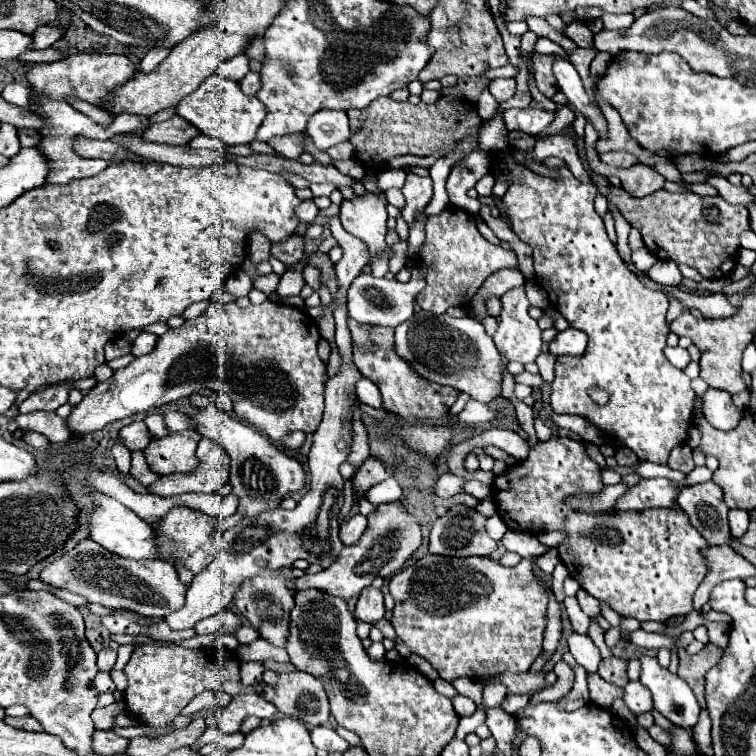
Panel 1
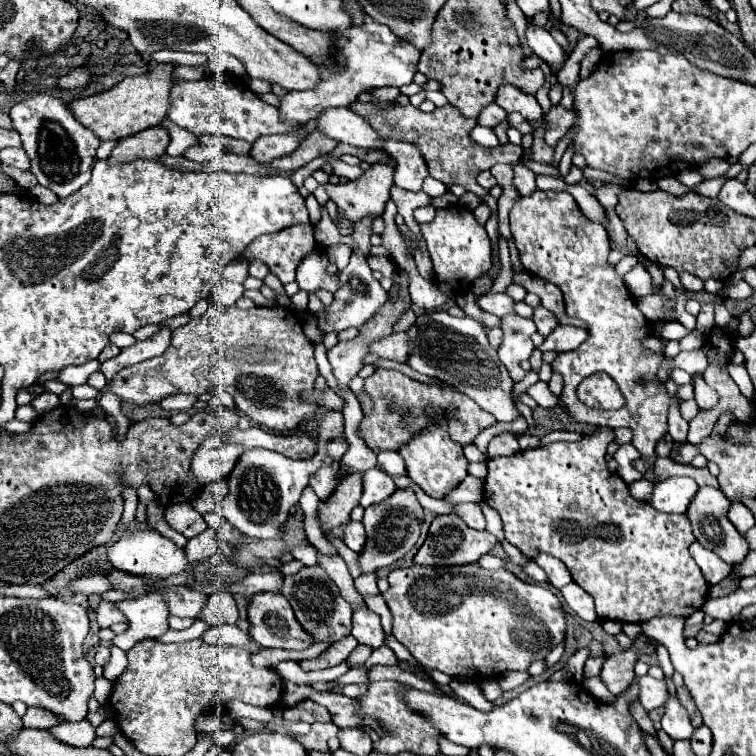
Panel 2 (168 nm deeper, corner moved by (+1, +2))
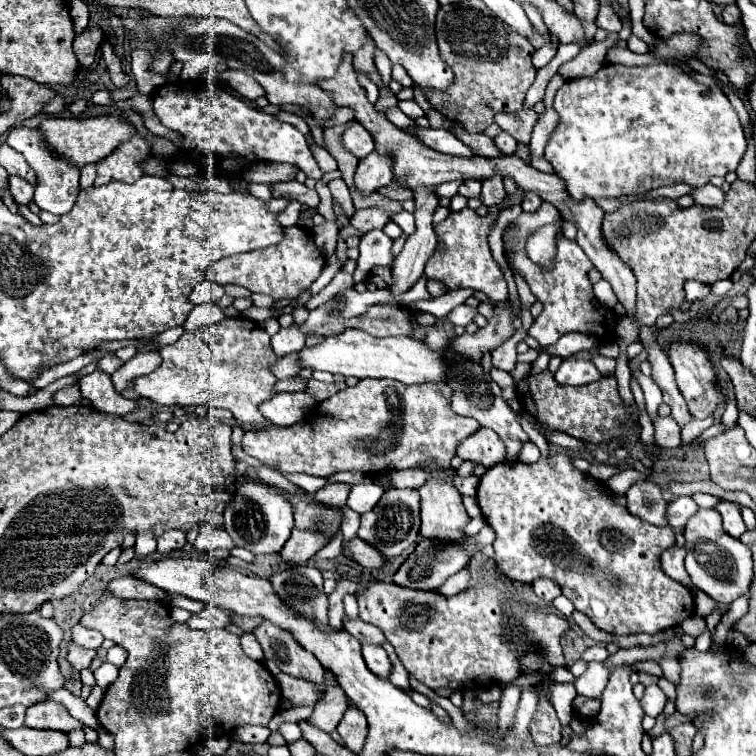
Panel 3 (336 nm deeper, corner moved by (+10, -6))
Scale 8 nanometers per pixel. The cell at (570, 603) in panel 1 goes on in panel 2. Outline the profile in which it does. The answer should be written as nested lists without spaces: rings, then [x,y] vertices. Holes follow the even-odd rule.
[[[529,561],[523,566],[523,571],[536,582],[547,582],[546,573],[534,562]]]

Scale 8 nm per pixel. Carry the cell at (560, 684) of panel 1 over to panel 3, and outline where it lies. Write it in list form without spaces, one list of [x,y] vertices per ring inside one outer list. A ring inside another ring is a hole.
[[[602,645],[588,647],[588,649],[582,653],[582,659],[584,659],[584,661],[604,661],[606,657],[608,657],[608,651],[606,651],[606,647],[602,647]]]

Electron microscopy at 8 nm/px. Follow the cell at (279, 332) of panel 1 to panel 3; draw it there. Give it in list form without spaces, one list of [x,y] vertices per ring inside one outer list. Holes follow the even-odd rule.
[[[234,317],[234,319],[222,319],[220,323],[206,325],[198,329],[196,333],[184,333],[174,345],[168,345],[160,349],[162,355],[162,365],[148,375],[136,377],[134,379],[134,391],[140,397],[148,397],[160,405],[206,405],[206,407],[224,407],[234,413],[234,419],[238,423],[250,423],[256,427],[266,427],[268,421],[258,413],[258,405],[272,395],[276,377],[268,371],[268,365],[274,363],[278,357],[270,349],[270,337],[262,331],[260,325],[256,325],[250,319],[244,317]]]

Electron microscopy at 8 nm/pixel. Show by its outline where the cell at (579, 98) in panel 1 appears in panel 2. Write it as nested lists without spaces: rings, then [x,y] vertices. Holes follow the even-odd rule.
[[[529,25],[527,29],[527,41],[529,41],[529,47],[545,61],[549,63],[551,67],[555,67],[557,71],[563,69],[565,65],[565,53],[563,49],[557,45],[557,41],[549,35],[549,31],[545,27],[537,29],[533,25]]]

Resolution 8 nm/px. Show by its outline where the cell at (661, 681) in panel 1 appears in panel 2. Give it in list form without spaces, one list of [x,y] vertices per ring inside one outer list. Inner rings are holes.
[[[669,695],[665,701],[665,715],[661,717],[663,731],[671,739],[689,739],[693,733],[693,725],[689,719],[689,713],[677,699],[677,695]]]

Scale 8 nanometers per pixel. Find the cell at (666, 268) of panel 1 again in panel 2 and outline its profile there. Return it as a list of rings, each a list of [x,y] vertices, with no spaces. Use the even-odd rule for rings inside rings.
[[[679,273],[679,279],[687,291],[703,291],[703,281],[699,277],[695,277],[691,273]]]

